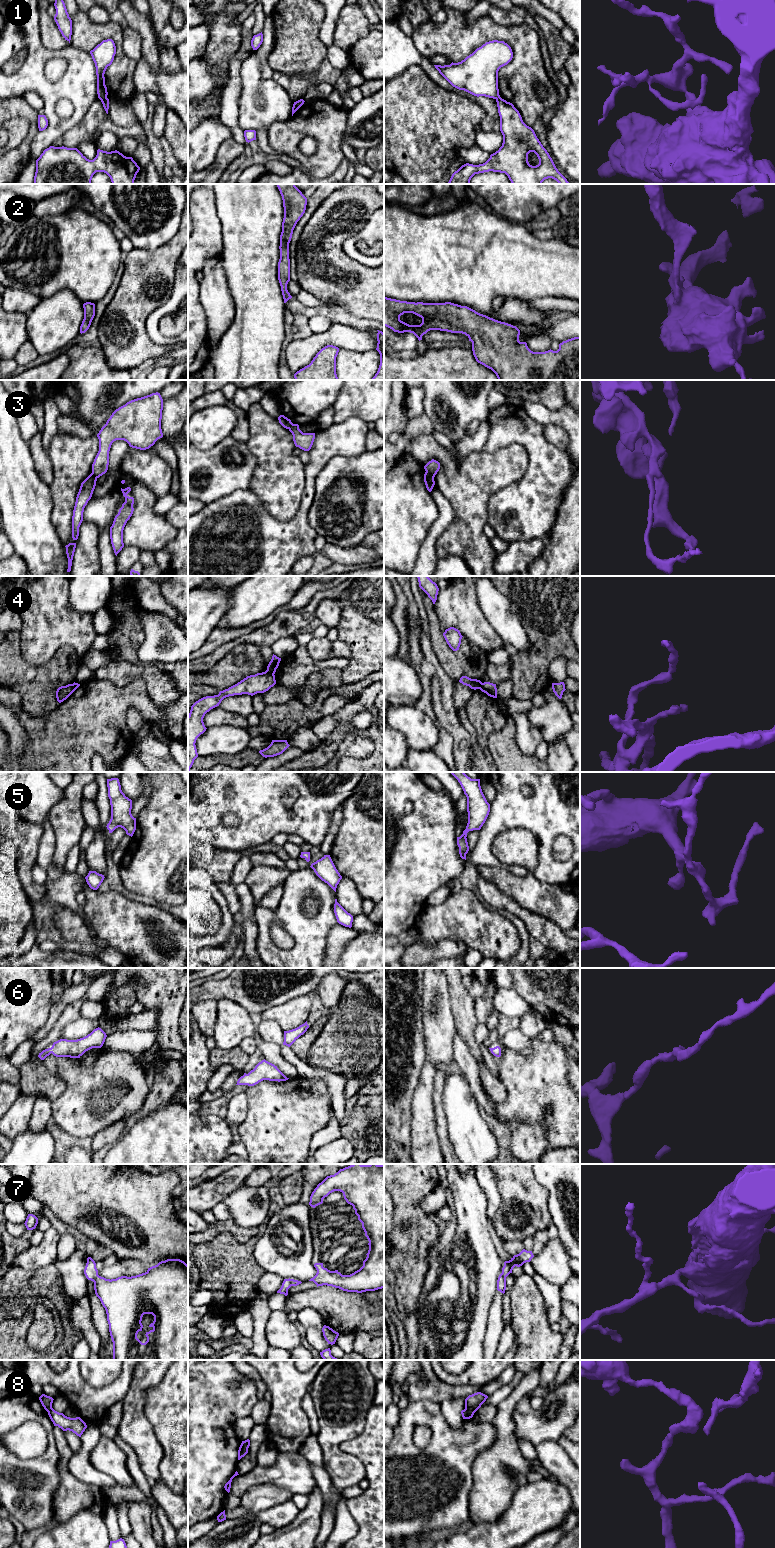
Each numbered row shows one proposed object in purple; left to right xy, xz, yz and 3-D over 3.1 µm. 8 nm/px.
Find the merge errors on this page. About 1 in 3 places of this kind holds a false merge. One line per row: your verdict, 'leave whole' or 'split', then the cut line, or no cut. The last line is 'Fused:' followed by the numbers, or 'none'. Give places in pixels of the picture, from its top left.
1: split | xy (106, 96), (99, 98)
2: leave whole | no cut
3: split | yz (426, 471), (433, 477)
4: split | xz (266, 670), (273, 674)
5: leave whole | no cut
6: leave whole | no cut
7: leave whole | no cut
8: split | yz (465, 1407), (473, 1413)
Fused: 1, 3, 4, 8

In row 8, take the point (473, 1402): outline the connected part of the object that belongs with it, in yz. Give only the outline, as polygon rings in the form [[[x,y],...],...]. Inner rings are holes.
[[[477,1392],[465,1399],[465,1408],[475,1413],[488,1398],[487,1395]]]

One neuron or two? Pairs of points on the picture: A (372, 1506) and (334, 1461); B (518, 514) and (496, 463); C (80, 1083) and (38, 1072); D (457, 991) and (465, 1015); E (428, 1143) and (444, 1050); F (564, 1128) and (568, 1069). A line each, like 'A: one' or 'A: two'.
A: two
B: two
C: two
D: one
E: one
F: one

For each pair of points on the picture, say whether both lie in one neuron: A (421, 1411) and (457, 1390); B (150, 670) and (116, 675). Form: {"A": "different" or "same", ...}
{"A": "different", "B": "same"}

